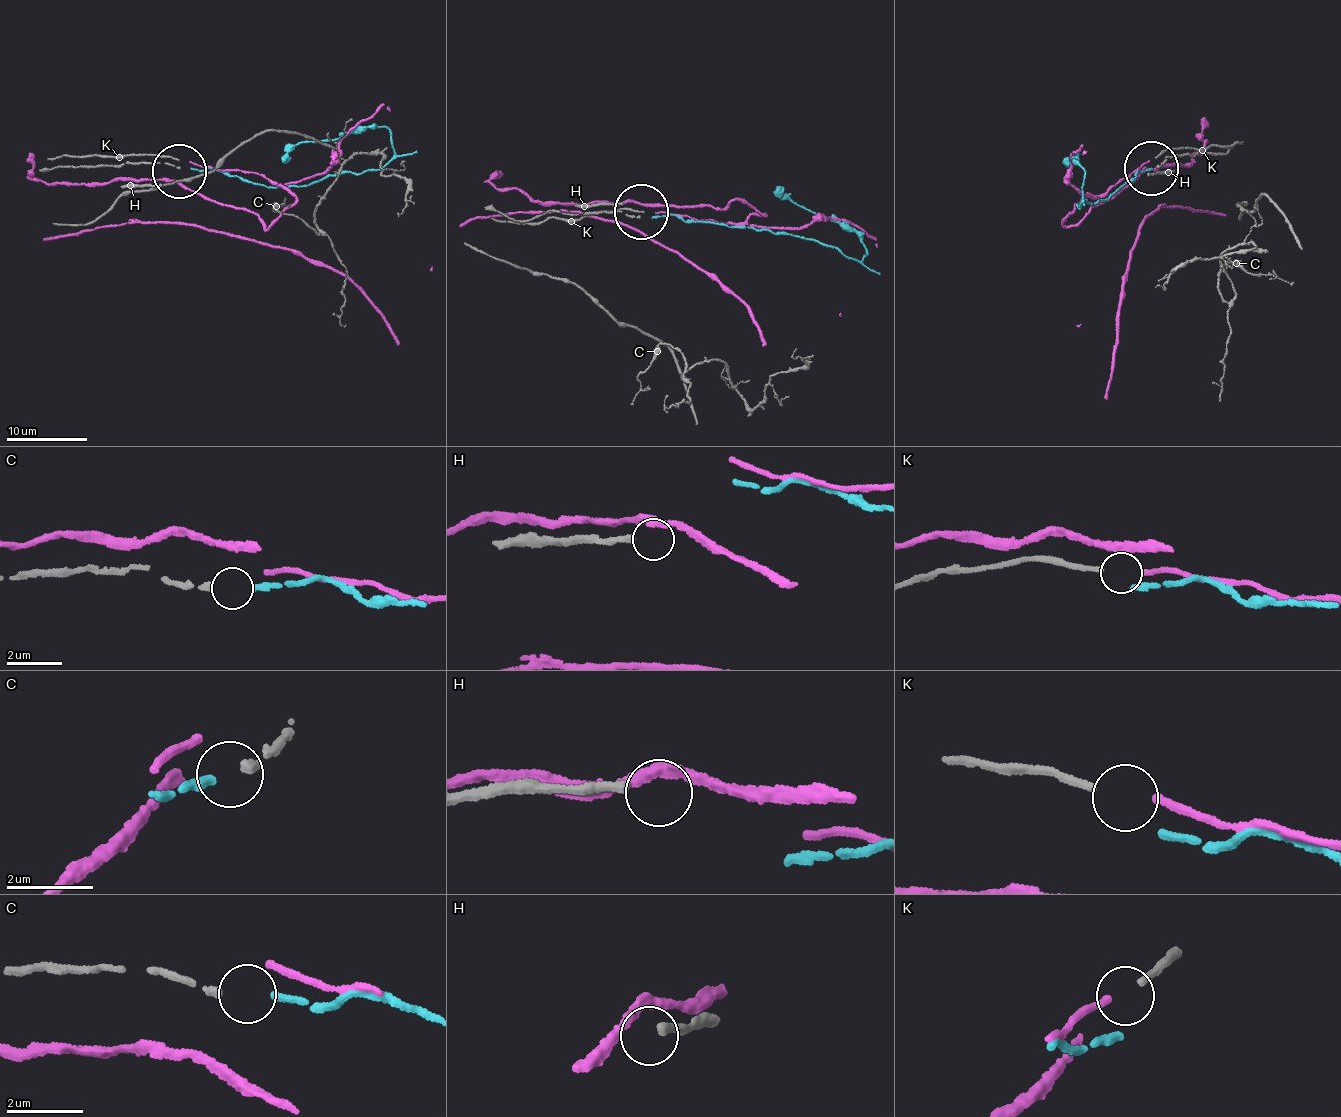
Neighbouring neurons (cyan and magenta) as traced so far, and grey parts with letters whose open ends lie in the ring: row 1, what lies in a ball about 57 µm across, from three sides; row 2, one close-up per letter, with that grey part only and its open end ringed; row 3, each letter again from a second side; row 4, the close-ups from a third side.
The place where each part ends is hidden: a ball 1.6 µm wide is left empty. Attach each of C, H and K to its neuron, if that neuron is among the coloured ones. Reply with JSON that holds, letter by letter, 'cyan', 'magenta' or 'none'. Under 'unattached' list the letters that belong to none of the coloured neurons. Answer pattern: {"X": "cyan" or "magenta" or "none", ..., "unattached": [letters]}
{"C": "cyan", "H": "none", "K": "magenta", "unattached": ["H"]}

